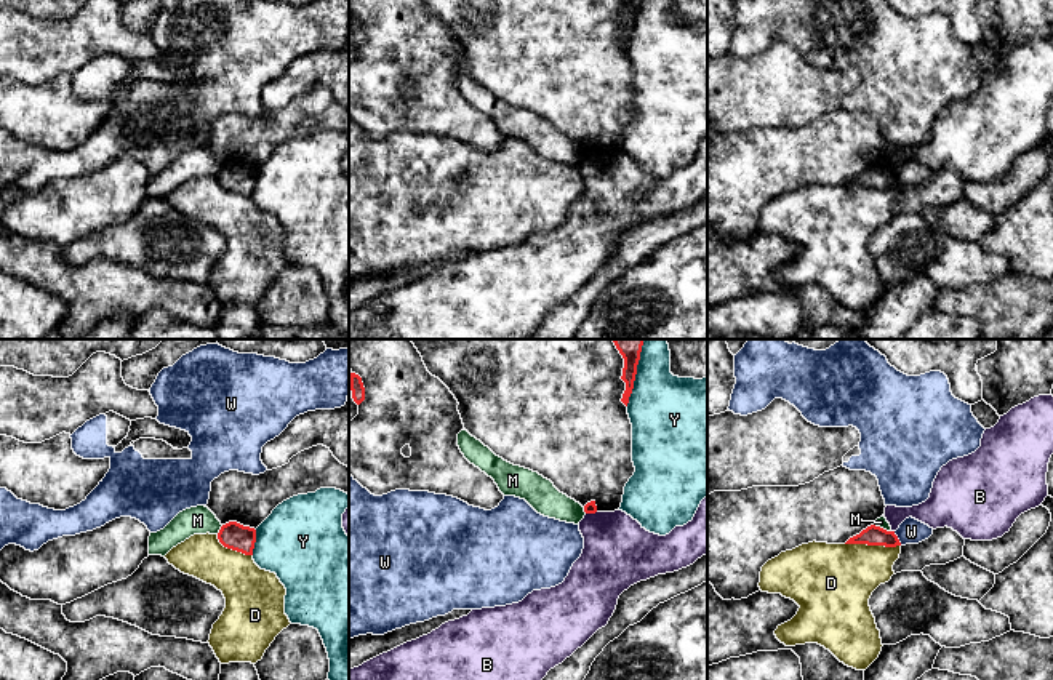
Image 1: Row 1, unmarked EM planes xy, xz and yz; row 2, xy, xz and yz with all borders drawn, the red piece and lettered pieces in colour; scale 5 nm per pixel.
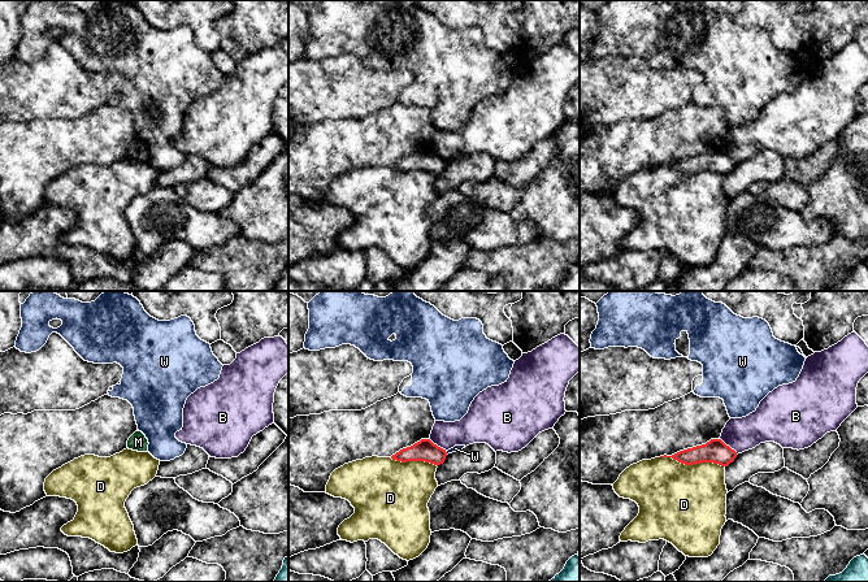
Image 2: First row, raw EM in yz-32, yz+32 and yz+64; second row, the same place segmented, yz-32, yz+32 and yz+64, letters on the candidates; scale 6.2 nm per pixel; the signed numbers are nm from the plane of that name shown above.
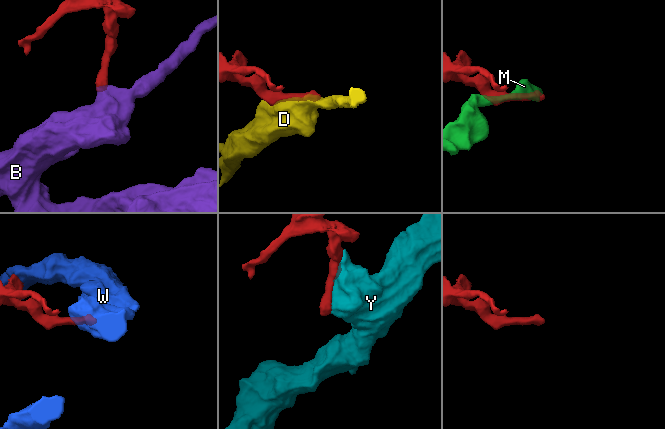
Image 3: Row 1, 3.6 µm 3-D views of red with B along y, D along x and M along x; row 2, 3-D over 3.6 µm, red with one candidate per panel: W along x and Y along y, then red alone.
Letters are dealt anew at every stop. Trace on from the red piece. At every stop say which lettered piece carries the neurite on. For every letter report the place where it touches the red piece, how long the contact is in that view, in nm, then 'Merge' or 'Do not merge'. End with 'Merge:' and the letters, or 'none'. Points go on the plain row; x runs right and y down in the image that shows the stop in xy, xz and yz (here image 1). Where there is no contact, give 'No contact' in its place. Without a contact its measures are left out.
B: Touches red at xz (591, 154). Shared border 60 nm. Do not merge
D: Touches red at yz (872, 186). Shared border 280 nm. Do not merge
M: Touches red at yz (882, 170). Shared border 100 nm. Do not merge
W: Touches red at yz (896, 180). Shared border 80 nm. Do not merge
Y: Touches red at xz (632, 24). Shared border 260 nm. Do not merge
Merge: none

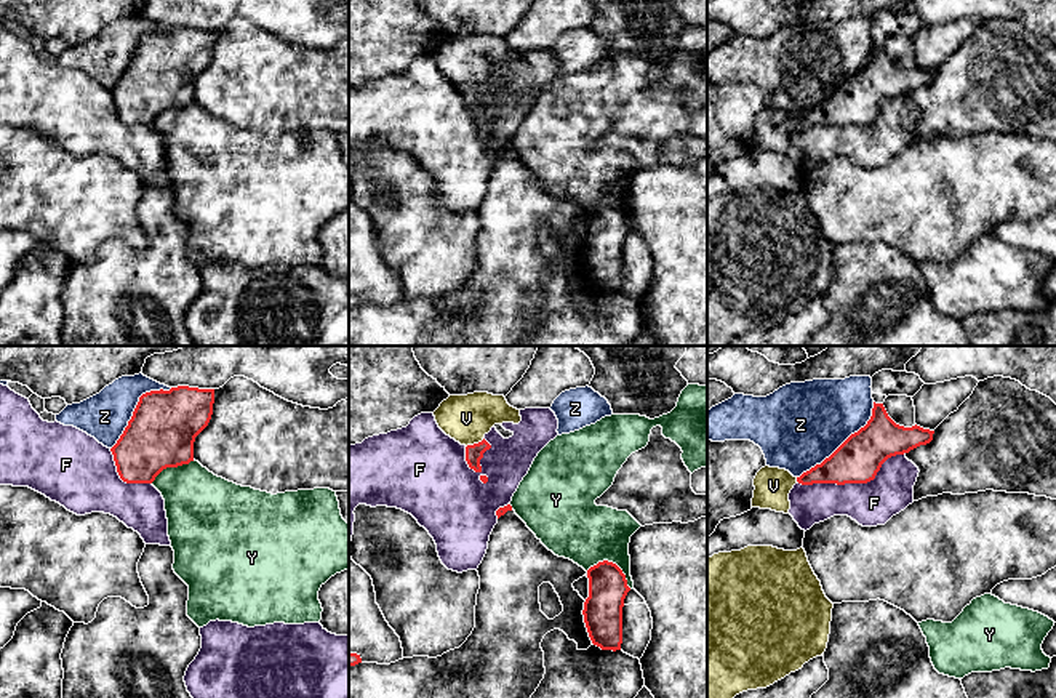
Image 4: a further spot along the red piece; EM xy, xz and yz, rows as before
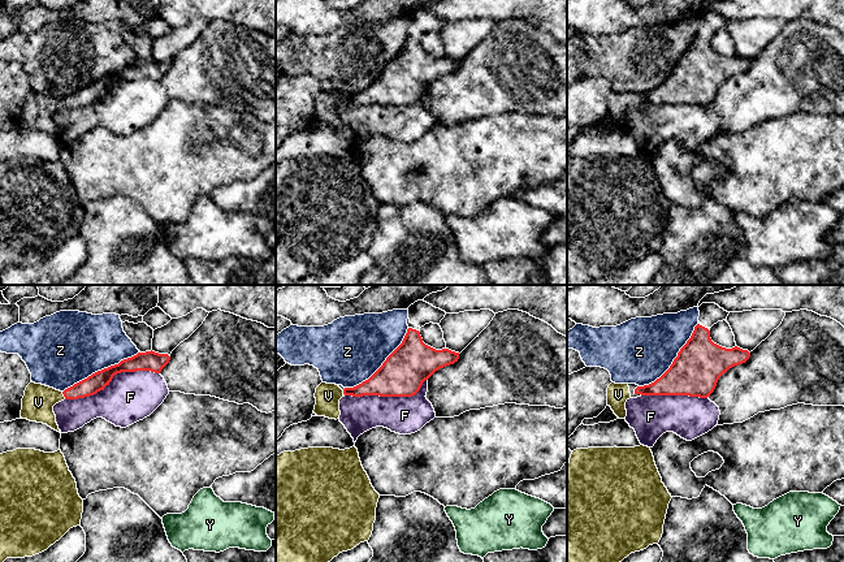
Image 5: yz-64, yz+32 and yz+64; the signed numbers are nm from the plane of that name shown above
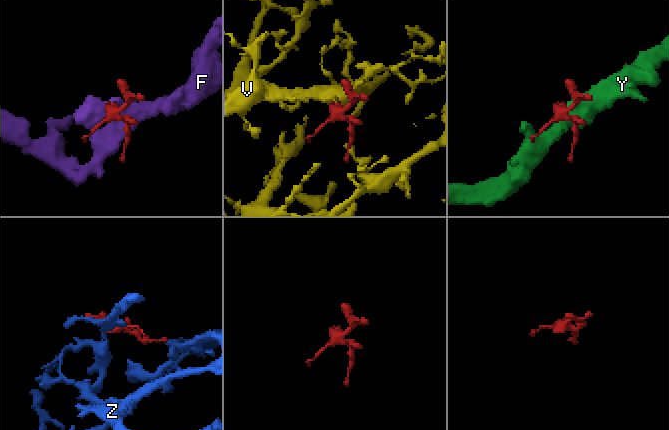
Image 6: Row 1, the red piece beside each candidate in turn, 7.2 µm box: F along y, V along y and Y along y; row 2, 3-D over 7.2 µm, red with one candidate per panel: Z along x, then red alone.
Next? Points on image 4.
F: Touches red at yz (853, 124). Shared border 550 nm. Do not merge
V: Touches red at xz (474, 85). Shared border 100 nm. Merge
Y: Touches red at xz (612, 204). Shared border 240 nm. Do not merge
Z: Touches red at yz (844, 84). Shared border 550 nm. Do not merge
Merge: V

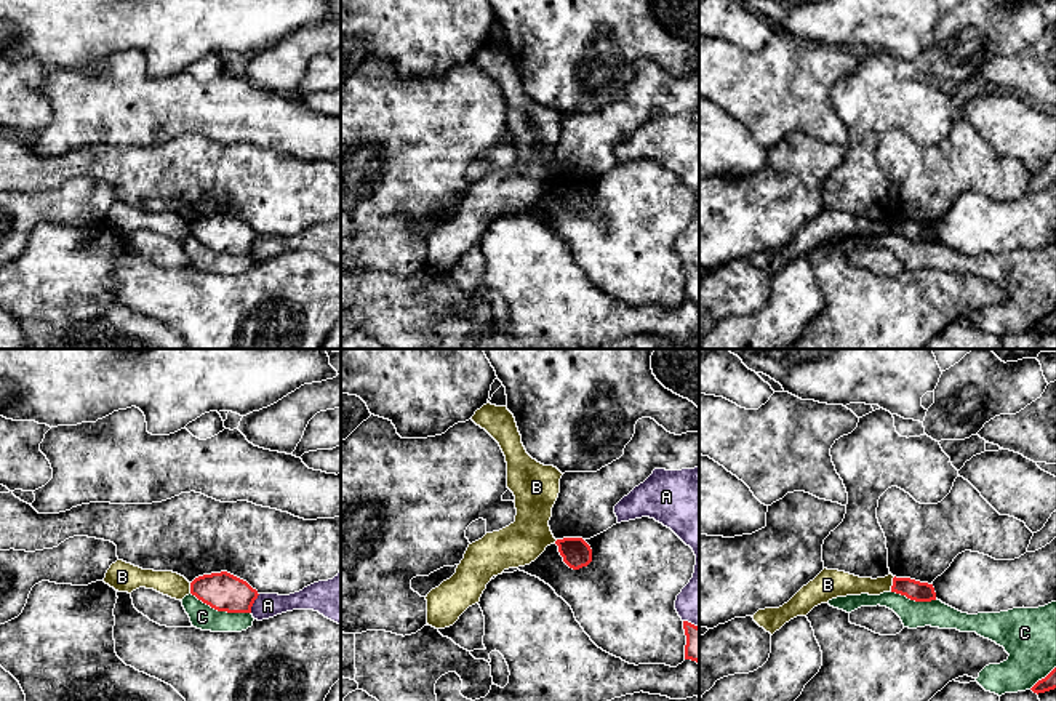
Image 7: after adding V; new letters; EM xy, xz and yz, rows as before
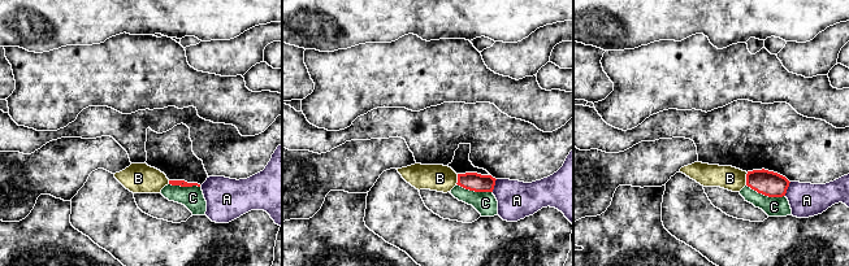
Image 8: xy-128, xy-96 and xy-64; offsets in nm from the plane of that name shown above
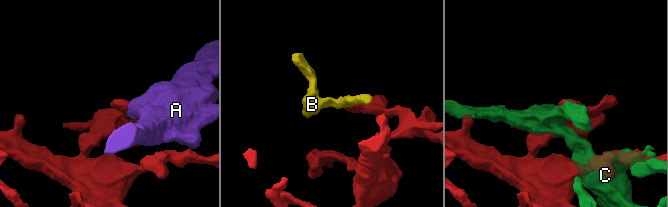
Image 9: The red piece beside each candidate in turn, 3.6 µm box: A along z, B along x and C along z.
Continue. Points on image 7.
A: Touches red at xy (253, 244). Shared border 110 nm. Do not merge
B: Touches red at yz (893, 226). Shared border 80 nm. Do not merge
C: Touches red at xy (221, 252). Shared border 320 nm. Do not merge
Merge: none

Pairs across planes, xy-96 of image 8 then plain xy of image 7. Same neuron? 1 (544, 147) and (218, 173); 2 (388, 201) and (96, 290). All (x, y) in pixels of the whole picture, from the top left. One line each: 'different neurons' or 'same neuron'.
1: same neuron
2: different neurons

